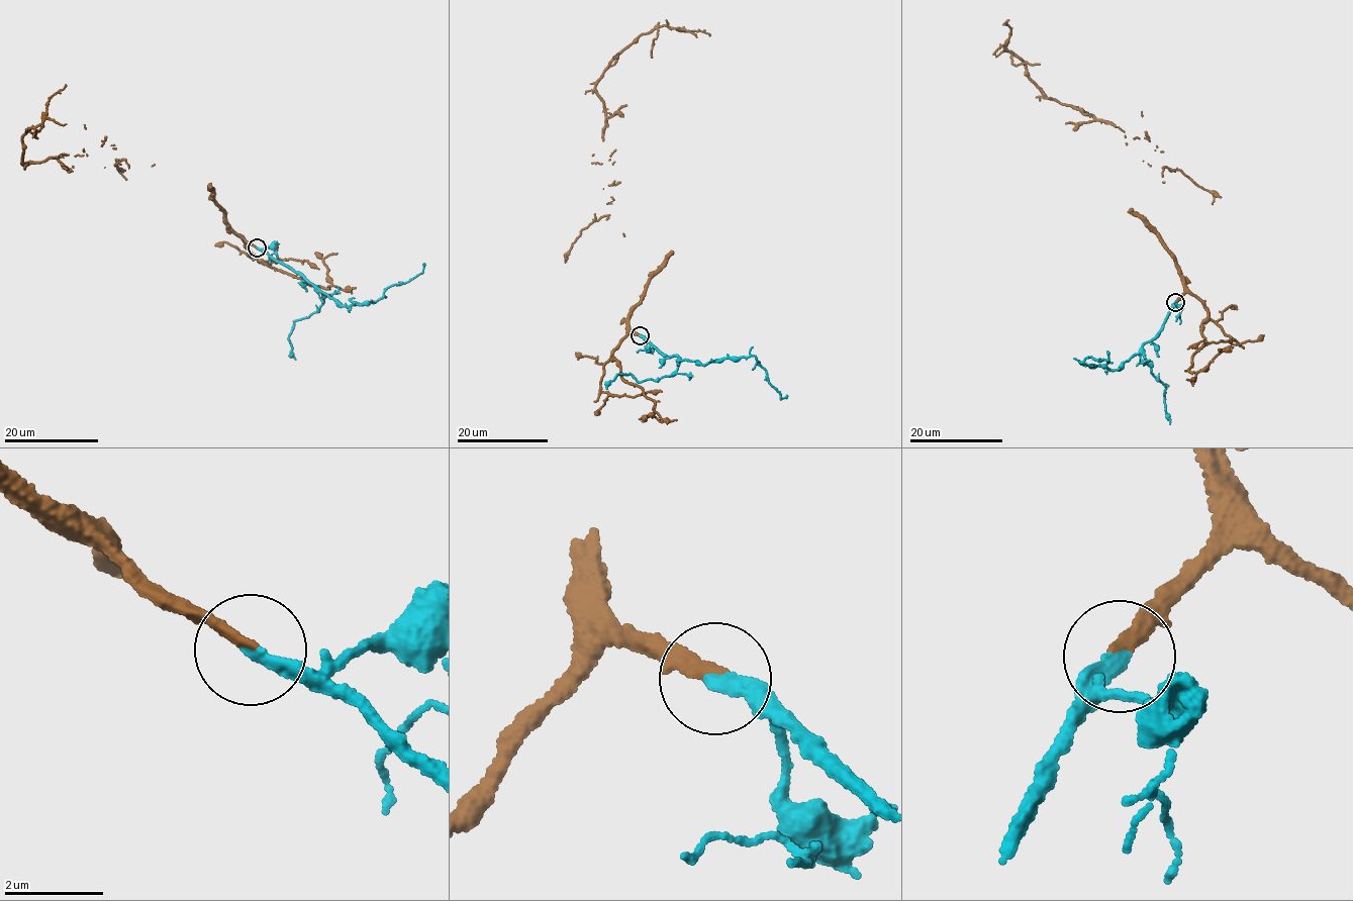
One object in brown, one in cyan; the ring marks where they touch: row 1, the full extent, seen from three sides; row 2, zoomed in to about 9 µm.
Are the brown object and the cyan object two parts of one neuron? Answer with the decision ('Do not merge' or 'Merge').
Merge

